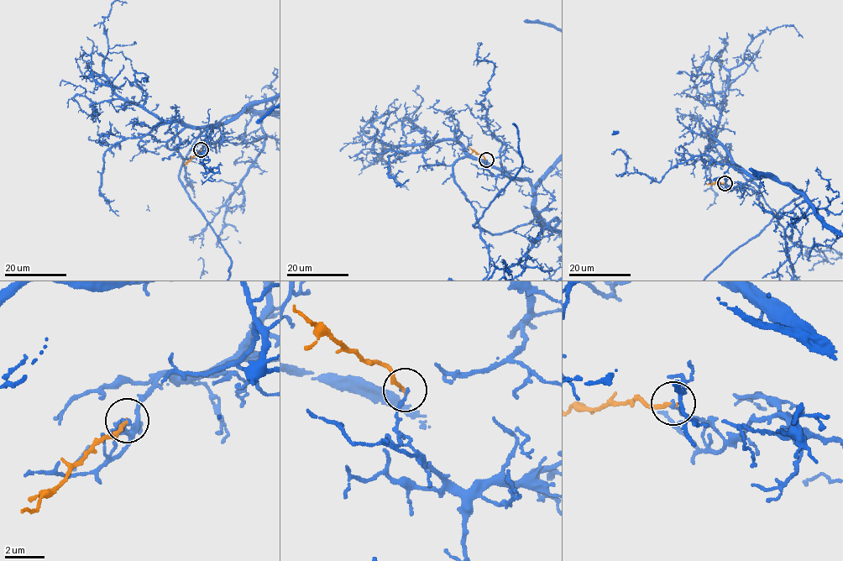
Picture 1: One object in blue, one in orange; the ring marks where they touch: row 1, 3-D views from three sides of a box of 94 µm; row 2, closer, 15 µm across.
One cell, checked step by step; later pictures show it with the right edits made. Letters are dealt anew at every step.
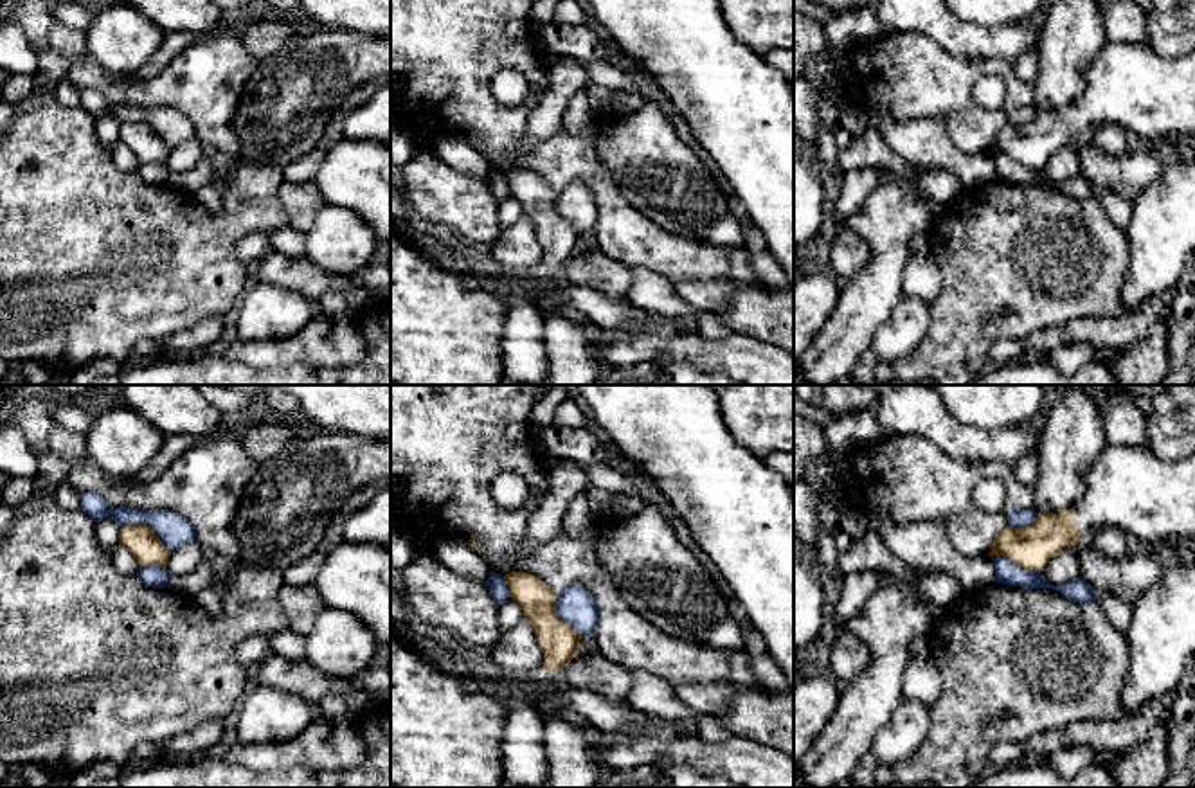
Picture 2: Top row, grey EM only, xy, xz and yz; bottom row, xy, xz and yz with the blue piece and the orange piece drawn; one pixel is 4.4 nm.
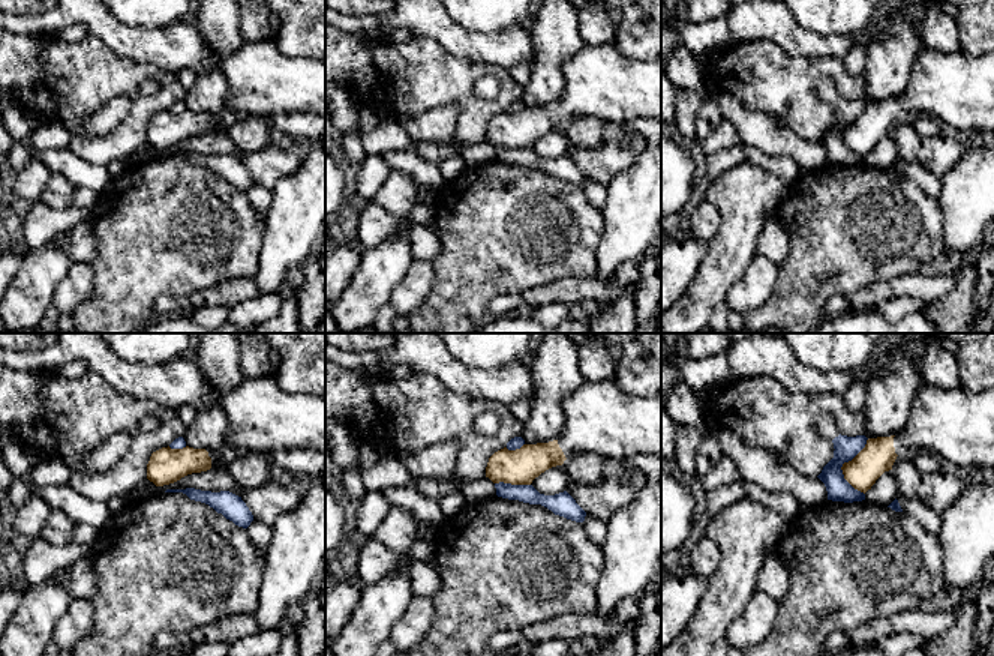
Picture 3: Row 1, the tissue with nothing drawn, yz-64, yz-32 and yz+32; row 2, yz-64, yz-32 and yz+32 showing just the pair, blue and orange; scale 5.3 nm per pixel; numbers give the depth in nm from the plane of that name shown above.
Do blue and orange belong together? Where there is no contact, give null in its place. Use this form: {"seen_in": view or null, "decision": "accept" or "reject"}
{"seen_in": "xy", "decision": "reject"}

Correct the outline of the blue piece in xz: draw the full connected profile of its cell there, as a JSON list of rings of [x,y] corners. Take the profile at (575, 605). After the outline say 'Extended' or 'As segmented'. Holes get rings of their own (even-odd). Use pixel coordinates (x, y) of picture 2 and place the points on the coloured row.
[[[571,585],[558,595],[556,613],[581,637],[592,637],[598,622],[598,608],[592,594],[583,585]]]. As segmented

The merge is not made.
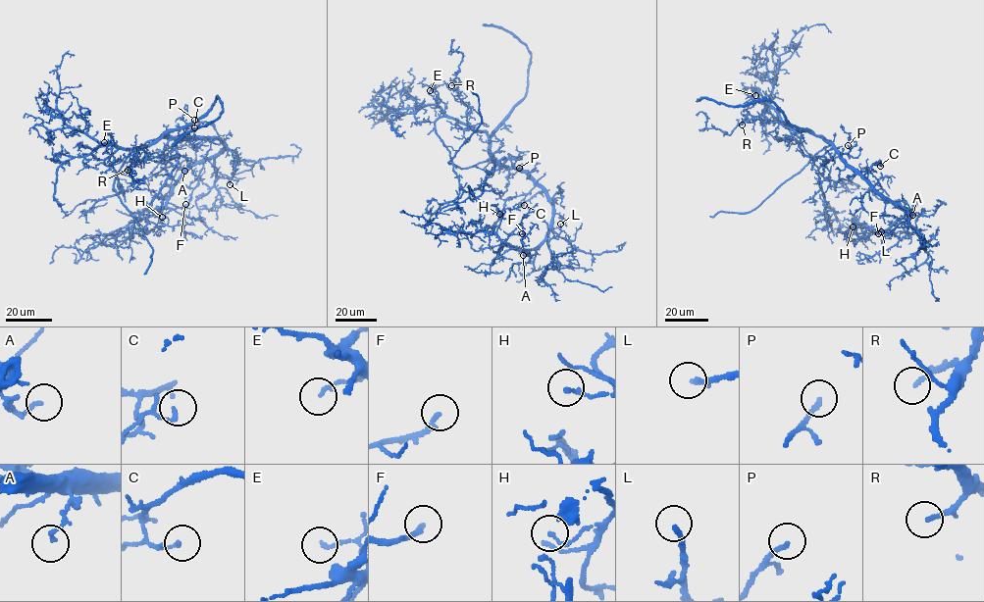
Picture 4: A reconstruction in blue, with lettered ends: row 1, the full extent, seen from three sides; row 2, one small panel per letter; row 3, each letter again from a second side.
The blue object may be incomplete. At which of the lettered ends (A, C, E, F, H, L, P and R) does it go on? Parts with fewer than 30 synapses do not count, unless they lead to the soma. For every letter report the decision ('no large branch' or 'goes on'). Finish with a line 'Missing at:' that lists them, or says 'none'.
A: no large branch
C: no large branch
E: no large branch
F: no large branch
H: no large branch
L: goes on
P: no large branch
R: goes on
Missing at: L, R

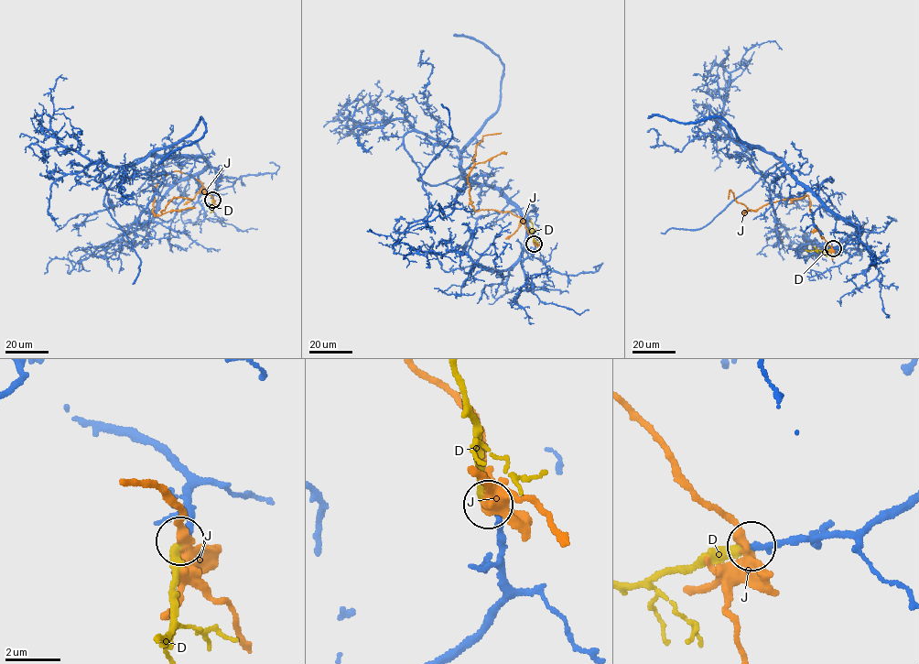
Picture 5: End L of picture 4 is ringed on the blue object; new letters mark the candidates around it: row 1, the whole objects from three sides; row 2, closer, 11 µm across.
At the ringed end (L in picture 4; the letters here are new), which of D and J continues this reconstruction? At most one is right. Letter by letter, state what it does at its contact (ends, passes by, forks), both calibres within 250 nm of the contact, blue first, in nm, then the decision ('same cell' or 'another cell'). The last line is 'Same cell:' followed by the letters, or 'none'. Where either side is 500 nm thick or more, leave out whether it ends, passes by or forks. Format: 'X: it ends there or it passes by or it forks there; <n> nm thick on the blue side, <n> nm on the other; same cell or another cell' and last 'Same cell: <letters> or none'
D: it ends there; 220 nm thick on the blue side, 320 nm on the other; same cell
J: it forks there; 220 nm thick on the blue side, 400 nm on the other; another cell
Same cell: D

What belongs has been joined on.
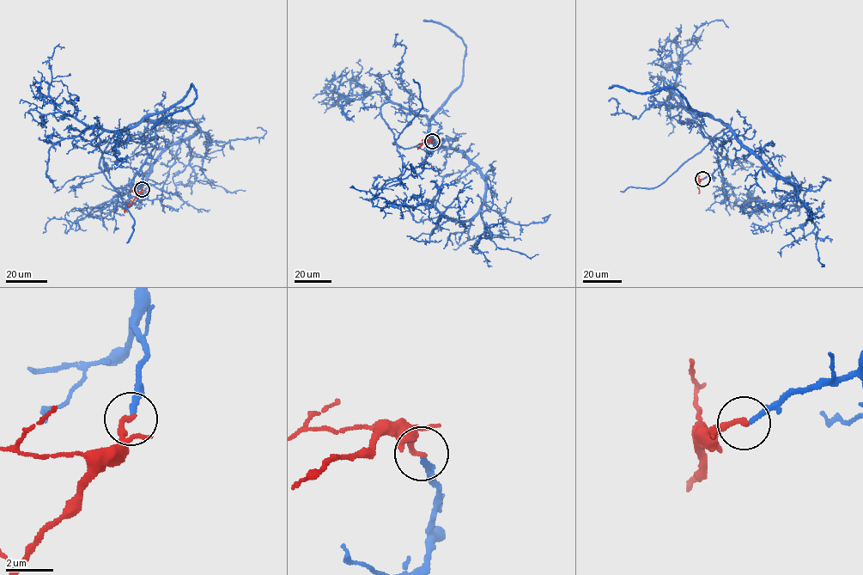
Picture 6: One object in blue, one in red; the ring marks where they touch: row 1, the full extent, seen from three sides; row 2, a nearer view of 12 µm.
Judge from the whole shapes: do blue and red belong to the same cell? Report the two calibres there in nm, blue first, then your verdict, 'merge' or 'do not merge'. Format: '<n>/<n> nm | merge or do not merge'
200/240 nm | merge

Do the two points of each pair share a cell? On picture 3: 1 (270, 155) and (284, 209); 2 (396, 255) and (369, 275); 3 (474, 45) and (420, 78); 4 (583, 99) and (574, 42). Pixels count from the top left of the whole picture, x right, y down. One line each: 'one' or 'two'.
1: two
2: one
3: two
4: two

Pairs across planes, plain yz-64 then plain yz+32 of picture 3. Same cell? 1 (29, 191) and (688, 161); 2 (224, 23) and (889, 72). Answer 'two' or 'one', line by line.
1: two
2: one

